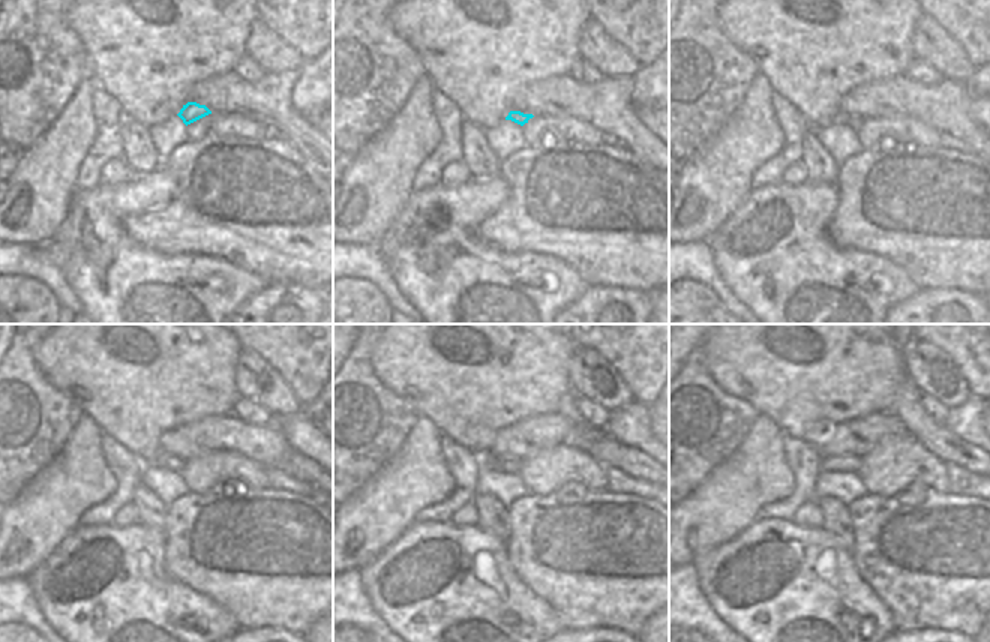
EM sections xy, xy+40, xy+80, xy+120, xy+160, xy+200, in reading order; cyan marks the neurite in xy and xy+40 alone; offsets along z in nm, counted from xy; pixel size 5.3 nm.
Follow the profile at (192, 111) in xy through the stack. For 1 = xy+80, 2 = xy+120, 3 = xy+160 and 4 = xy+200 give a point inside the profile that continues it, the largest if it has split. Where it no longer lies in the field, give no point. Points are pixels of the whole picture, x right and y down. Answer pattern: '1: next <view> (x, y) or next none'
1: next xy+80 (855, 122)
2: next xy+120 (167, 461)
3: next xy+160 (507, 464)
4: next xy+200 (843, 464)

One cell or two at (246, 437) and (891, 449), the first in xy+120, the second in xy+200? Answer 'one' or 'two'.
two

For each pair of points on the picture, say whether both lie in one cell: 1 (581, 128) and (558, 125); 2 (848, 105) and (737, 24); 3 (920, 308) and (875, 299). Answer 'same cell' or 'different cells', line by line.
1: same cell
2: different cells
3: different cells

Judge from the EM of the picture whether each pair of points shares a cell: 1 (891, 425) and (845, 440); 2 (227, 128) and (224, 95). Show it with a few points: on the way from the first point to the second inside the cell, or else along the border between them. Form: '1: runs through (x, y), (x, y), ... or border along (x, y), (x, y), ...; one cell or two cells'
1: runs through (879, 425), (869, 431), (855, 431); one cell
2: border along (212, 111), (240, 113), (260, 122); two cells

